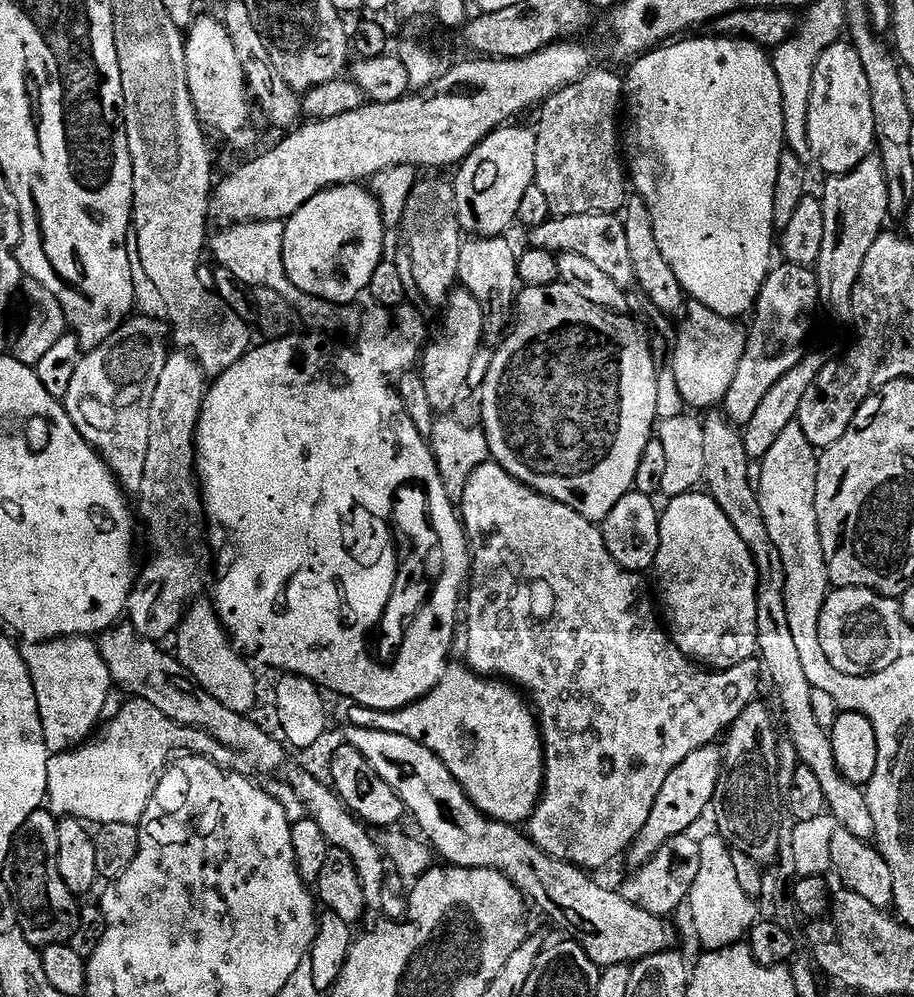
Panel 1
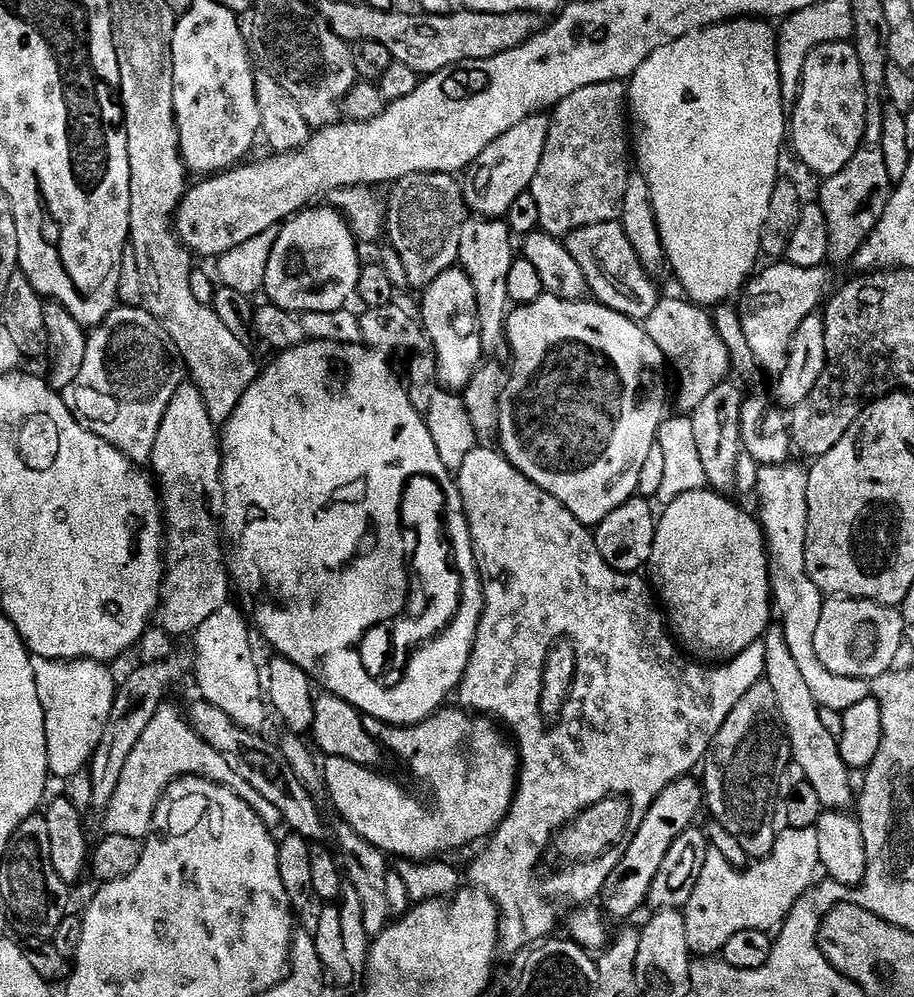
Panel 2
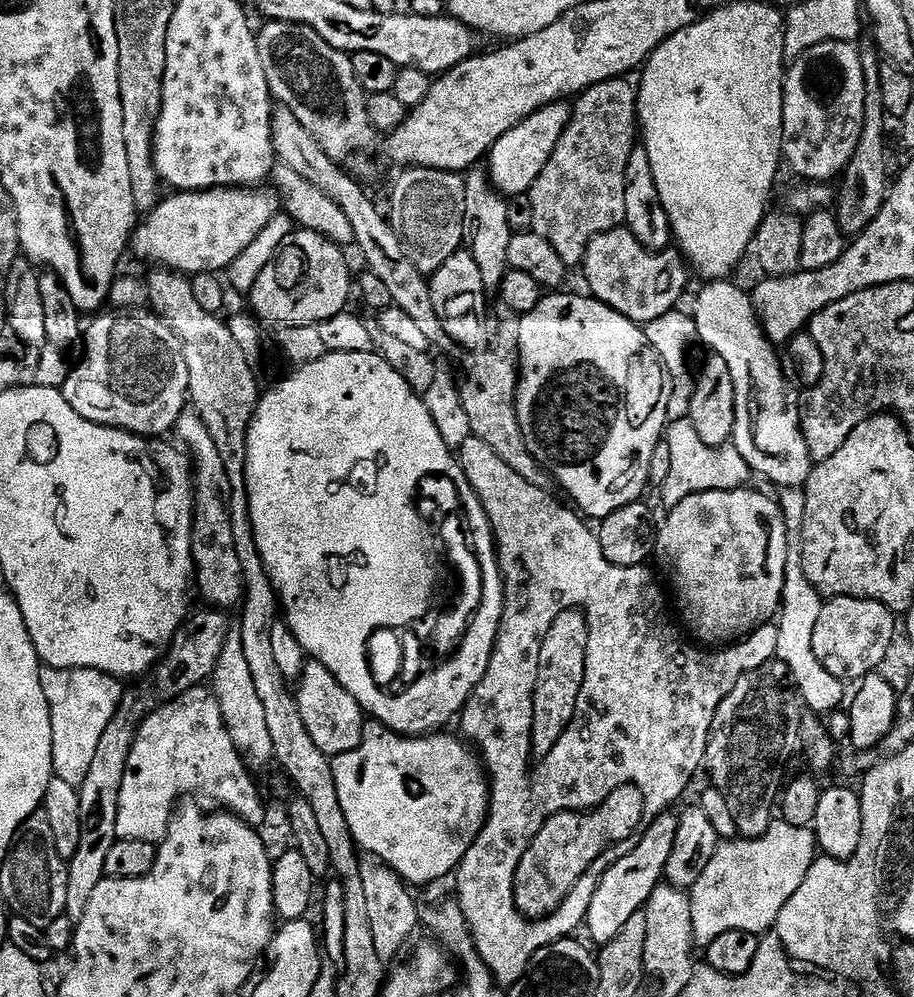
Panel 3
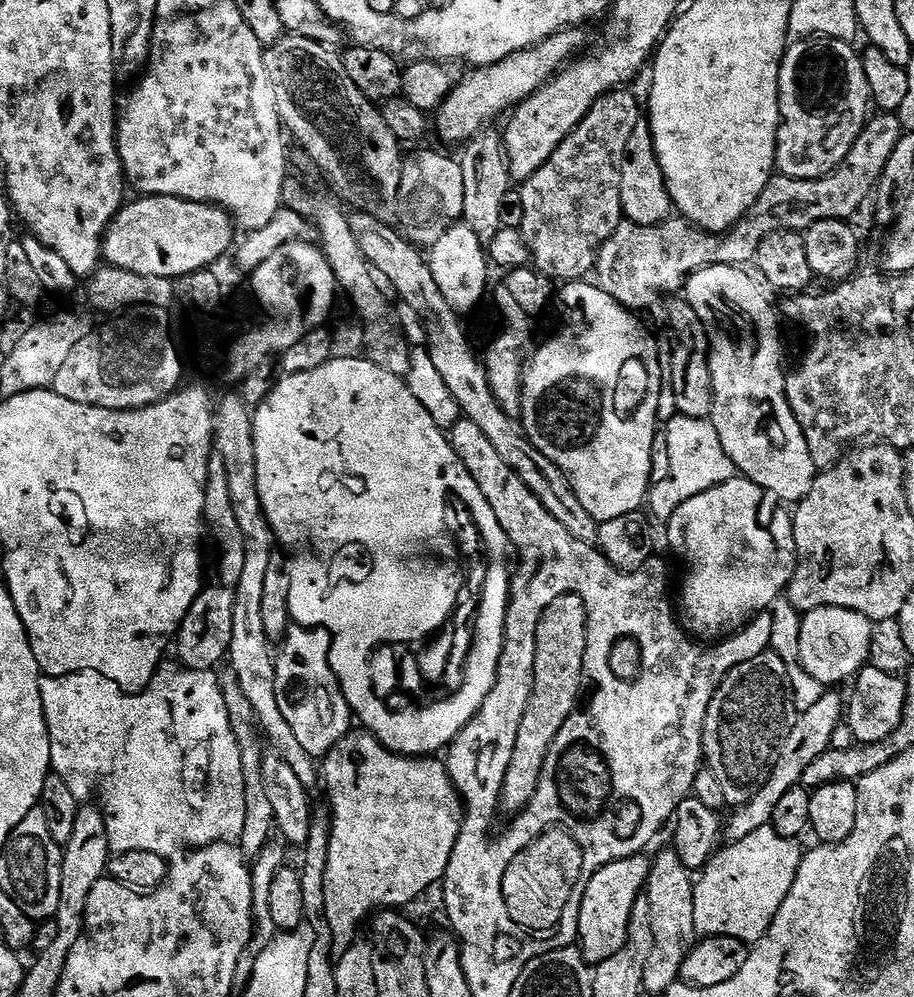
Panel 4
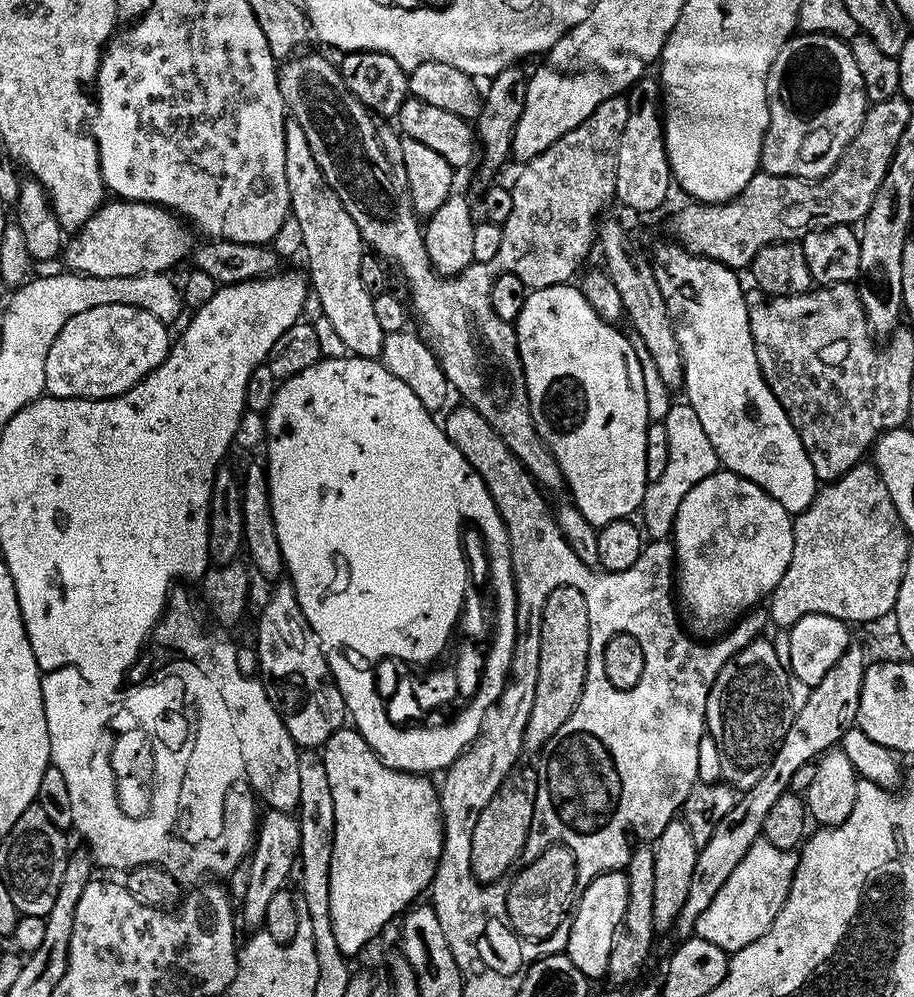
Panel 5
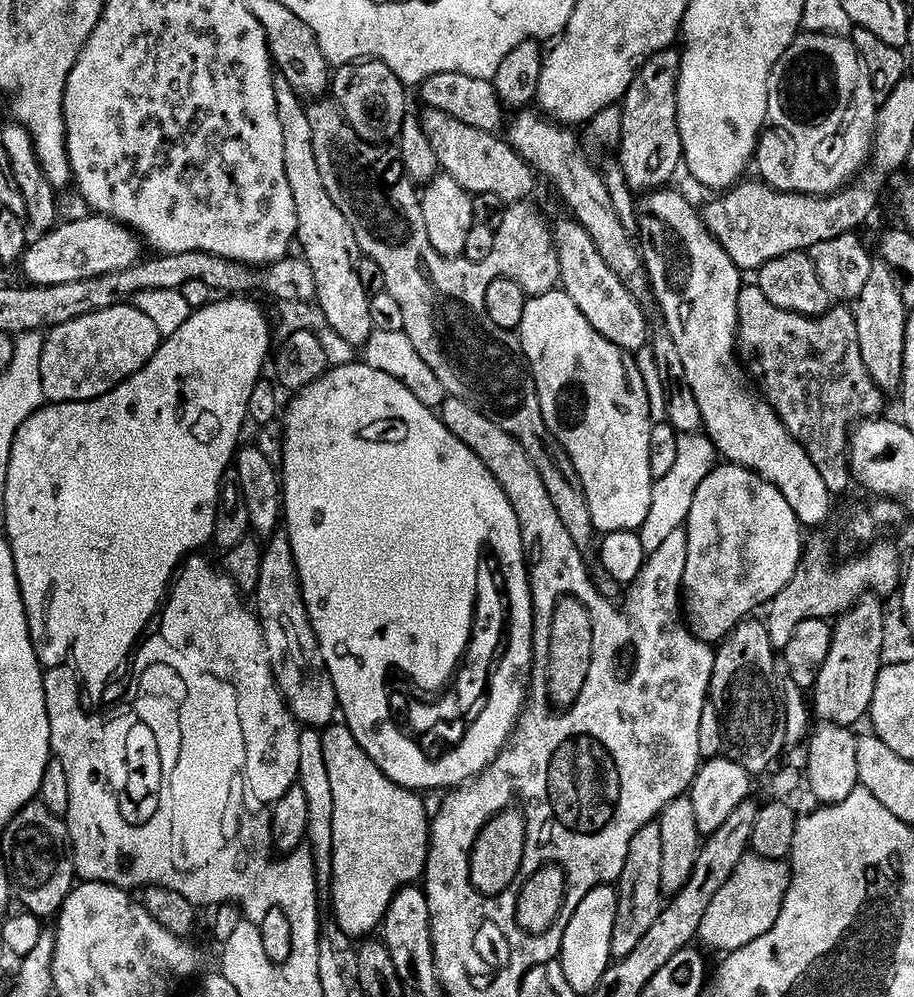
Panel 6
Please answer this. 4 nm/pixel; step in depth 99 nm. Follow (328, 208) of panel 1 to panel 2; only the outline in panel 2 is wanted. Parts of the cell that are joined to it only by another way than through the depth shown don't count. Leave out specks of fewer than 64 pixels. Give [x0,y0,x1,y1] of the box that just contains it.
[264,206,362,314]

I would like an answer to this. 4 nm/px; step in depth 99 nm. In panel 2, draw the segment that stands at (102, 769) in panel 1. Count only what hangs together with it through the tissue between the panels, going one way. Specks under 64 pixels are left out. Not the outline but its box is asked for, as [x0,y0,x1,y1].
[33,656,281,841]

